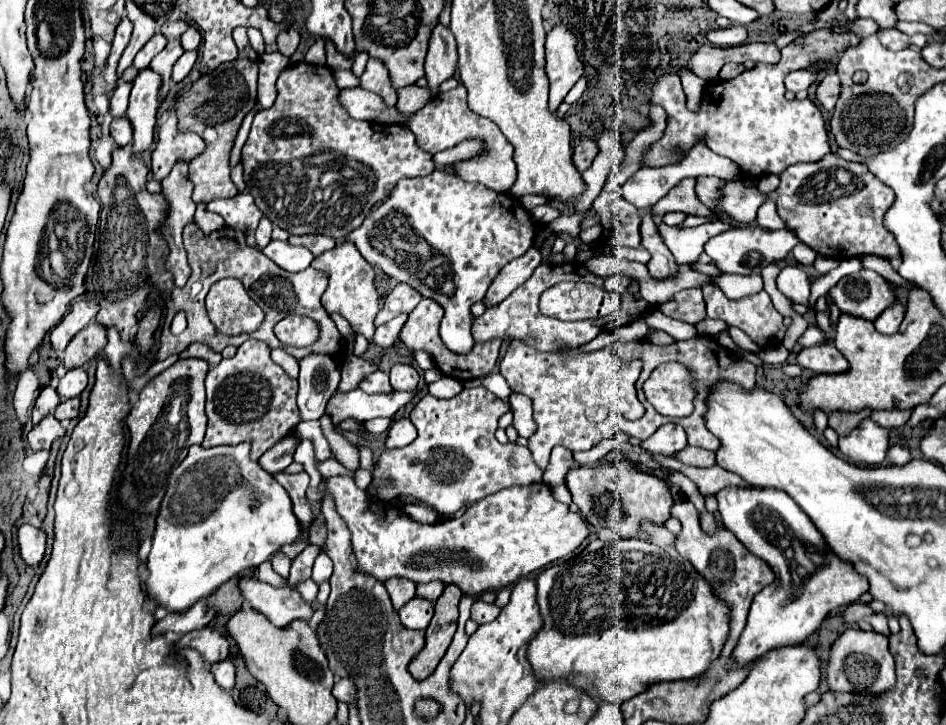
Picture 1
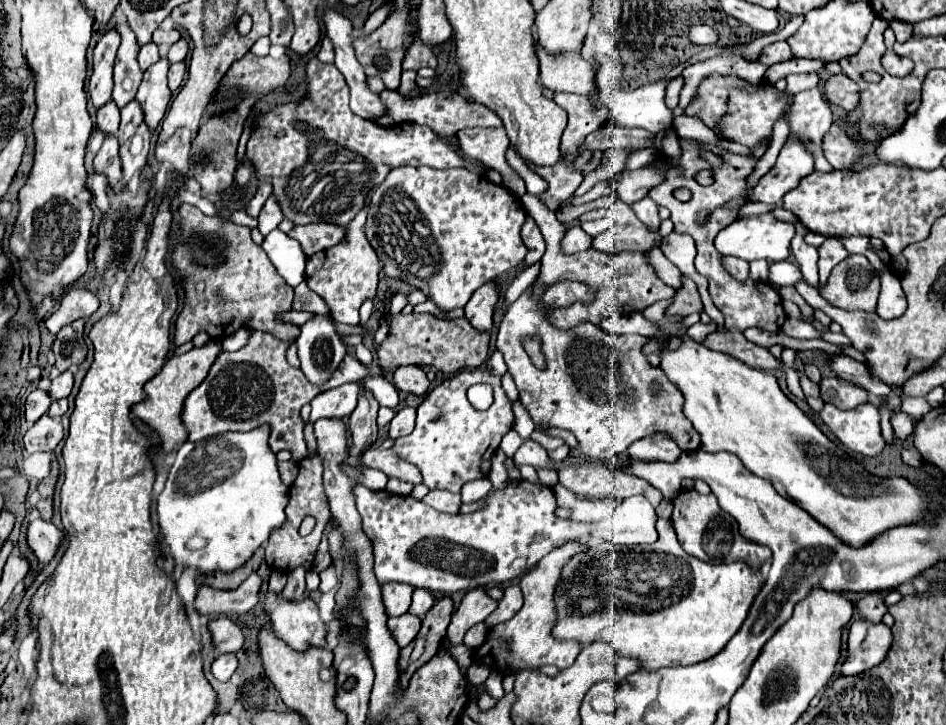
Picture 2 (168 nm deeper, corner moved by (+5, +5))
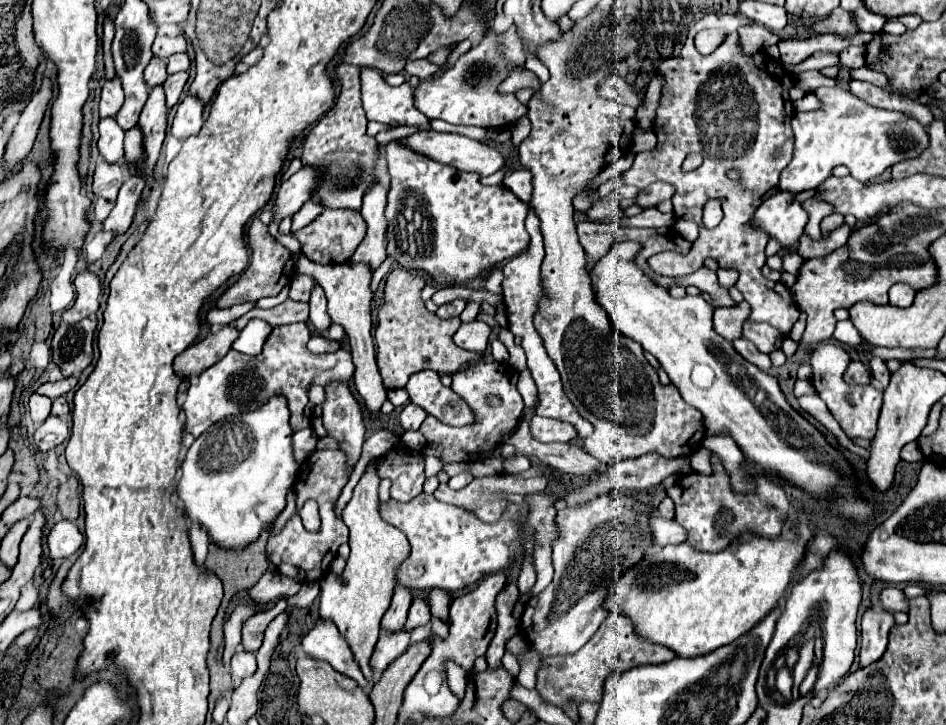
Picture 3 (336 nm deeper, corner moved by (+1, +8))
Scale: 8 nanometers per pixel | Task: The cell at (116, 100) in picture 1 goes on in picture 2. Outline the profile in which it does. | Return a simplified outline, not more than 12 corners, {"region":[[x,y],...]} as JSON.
{"region":[[111,101],[97,109],[97,127],[117,133],[119,107]]}

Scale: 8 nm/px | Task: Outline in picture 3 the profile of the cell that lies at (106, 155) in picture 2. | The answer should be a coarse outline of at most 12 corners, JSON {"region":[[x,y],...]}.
{"region":[[101,162],[93,194],[115,202],[125,174],[121,164]]}

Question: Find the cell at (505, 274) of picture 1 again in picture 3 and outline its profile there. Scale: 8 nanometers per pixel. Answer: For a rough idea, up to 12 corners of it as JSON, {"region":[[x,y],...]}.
{"region":[[475,320],[461,324],[453,342],[463,350],[483,354],[491,328]]}

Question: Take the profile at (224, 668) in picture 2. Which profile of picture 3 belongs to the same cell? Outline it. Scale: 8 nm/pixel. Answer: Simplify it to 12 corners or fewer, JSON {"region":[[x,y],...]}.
{"region":[[239,650],[231,660],[233,682],[257,672],[253,652]]}

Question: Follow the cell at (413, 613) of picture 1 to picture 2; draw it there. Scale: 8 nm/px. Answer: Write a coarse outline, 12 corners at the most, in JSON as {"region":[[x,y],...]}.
{"region":[[417,615],[391,617],[387,627],[399,647],[417,637],[421,619]]}

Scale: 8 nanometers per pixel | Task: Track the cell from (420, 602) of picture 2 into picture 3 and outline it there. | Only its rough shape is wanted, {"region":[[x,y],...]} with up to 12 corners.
{"region":[[415,598],[409,608],[405,630],[431,620],[427,602]]}

